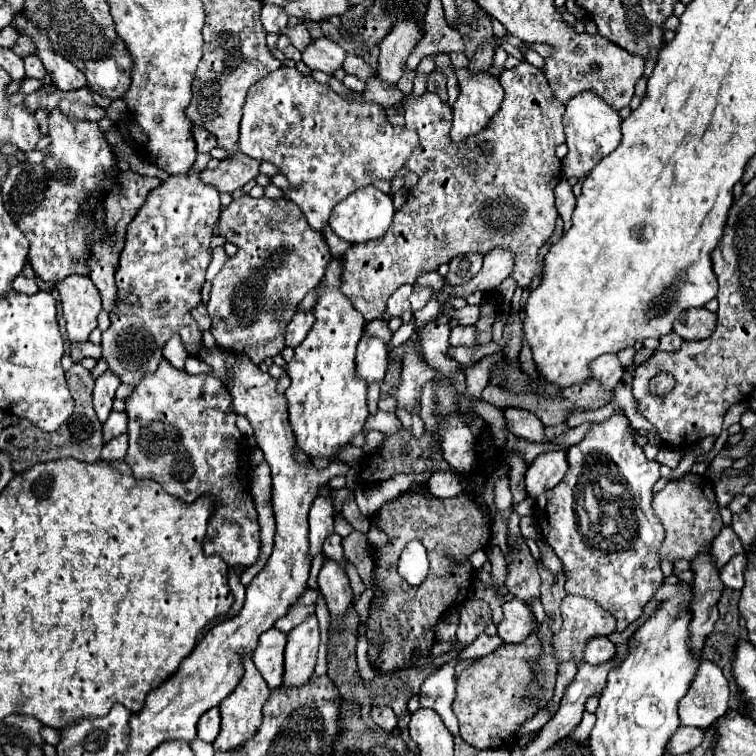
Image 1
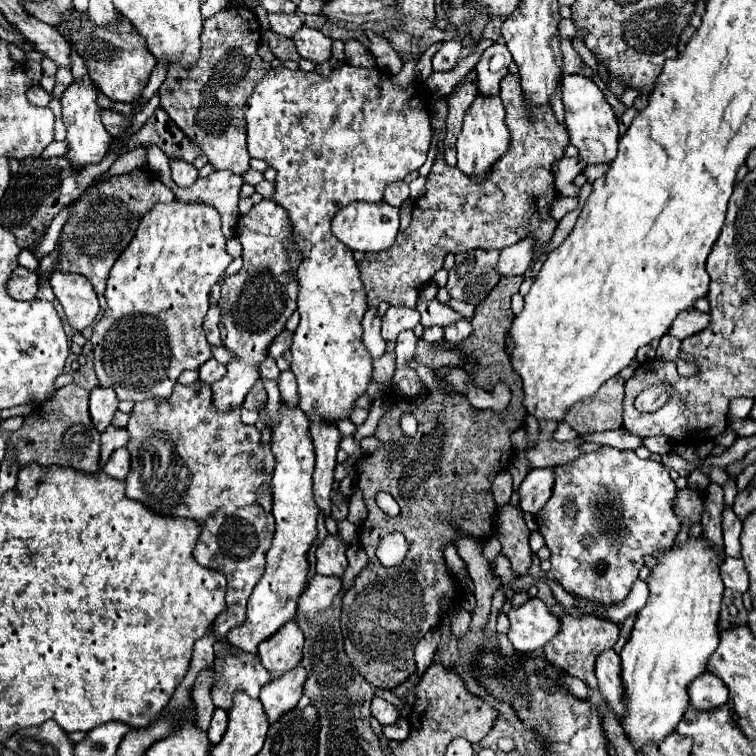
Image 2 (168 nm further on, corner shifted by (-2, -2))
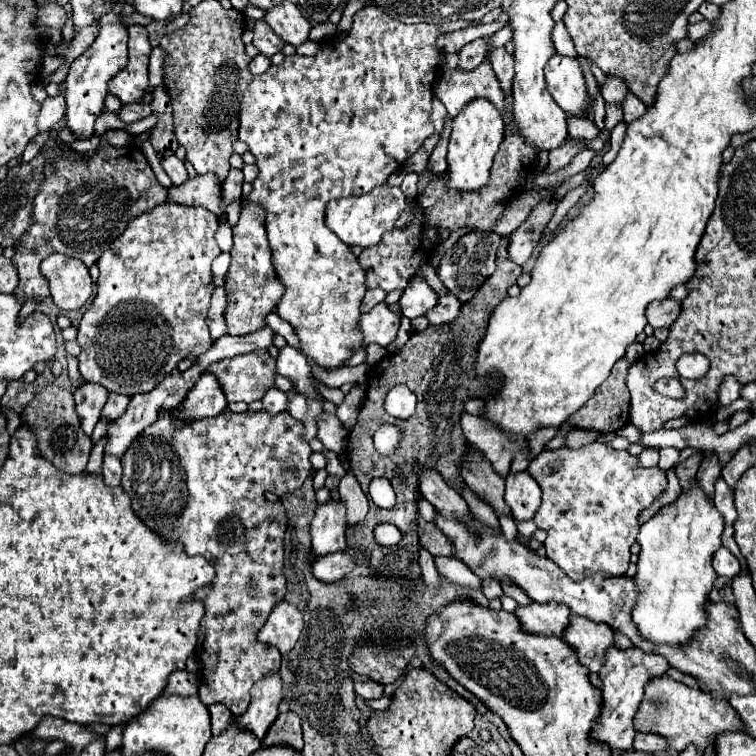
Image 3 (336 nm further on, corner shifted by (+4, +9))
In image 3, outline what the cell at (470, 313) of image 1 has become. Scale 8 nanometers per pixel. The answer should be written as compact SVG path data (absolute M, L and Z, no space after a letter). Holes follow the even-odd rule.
M412 277L412 281L408 281L408 287L404 289L402 297L400 297L400 309L402 315L408 319L420 317L424 315L428 309L432 309L432 305L436 305L438 295L430 289L430 285L424 281L424 277Z

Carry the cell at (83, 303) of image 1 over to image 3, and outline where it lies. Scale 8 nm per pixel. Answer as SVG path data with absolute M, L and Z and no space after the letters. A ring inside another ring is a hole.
M52 253L42 261L40 273L48 281L54 303L64 311L80 309L92 293L88 267L76 257Z

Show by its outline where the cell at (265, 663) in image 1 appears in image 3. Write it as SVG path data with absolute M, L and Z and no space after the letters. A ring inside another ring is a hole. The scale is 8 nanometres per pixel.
M280 601L272 609L264 627L258 631L258 639L262 643L274 645L284 655L296 645L302 633L302 627L304 627L304 621L298 607L288 601Z

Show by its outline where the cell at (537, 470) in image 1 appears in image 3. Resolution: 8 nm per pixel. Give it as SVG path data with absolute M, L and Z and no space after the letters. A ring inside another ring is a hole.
M510 473L506 477L506 505L510 507L510 515L514 521L532 519L540 507L540 485L524 473Z

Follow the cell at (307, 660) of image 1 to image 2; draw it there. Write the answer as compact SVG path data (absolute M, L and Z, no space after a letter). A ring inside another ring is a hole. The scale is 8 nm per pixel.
M298 664L294 670L286 672L278 680L272 680L262 686L260 702L262 702L270 722L274 722L278 716L292 710L298 704L298 700L302 698L306 678L308 678L306 668L302 664Z

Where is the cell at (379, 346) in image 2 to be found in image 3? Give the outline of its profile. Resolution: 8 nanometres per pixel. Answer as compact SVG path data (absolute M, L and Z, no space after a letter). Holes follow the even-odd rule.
M368 289L366 295L364 295L364 299L362 299L362 307L360 307L362 313L368 313L374 305L382 303L384 297L386 297L386 291L384 289Z

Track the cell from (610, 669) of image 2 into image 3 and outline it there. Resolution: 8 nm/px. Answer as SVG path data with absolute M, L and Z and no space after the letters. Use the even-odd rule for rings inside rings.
M616 647L608 649L606 653L606 661L600 669L600 679L604 683L602 689L602 711L598 715L598 719L594 721L592 729L590 729L590 737L592 741L600 741L604 745L608 745L610 749L620 749L620 751L628 751L632 747L634 741L634 713L642 701L642 693L644 693L644 685L654 679L654 677L662 677L666 675L666 671L670 669L668 661L660 655L652 655L652 653L644 653L640 649L628 649L628 651L620 651Z

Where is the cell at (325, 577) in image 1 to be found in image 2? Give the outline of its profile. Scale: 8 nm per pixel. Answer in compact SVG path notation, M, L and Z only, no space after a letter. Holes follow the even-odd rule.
M328 536L316 550L316 572L324 576L344 576L346 546L338 536Z

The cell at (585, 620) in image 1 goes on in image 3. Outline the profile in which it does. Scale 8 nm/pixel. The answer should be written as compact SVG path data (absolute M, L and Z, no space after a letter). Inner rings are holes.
M572 615L572 625L568 627L568 633L564 633L564 641L578 651L580 663L584 663L590 672L598 673L606 651L614 645L614 631L604 623Z

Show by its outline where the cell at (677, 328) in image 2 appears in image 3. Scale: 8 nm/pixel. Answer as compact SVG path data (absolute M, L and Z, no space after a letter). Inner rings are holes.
M674 299L652 301L646 307L646 319L654 329L670 327L672 321L676 321L676 315L680 315L680 301L674 301Z

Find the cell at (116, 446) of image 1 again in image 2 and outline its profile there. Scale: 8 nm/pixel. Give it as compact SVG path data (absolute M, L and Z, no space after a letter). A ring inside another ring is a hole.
M126 446L118 448L112 452L110 460L102 466L102 470L112 476L112 478L118 478L118 480L124 480L126 474L130 472L130 452Z

